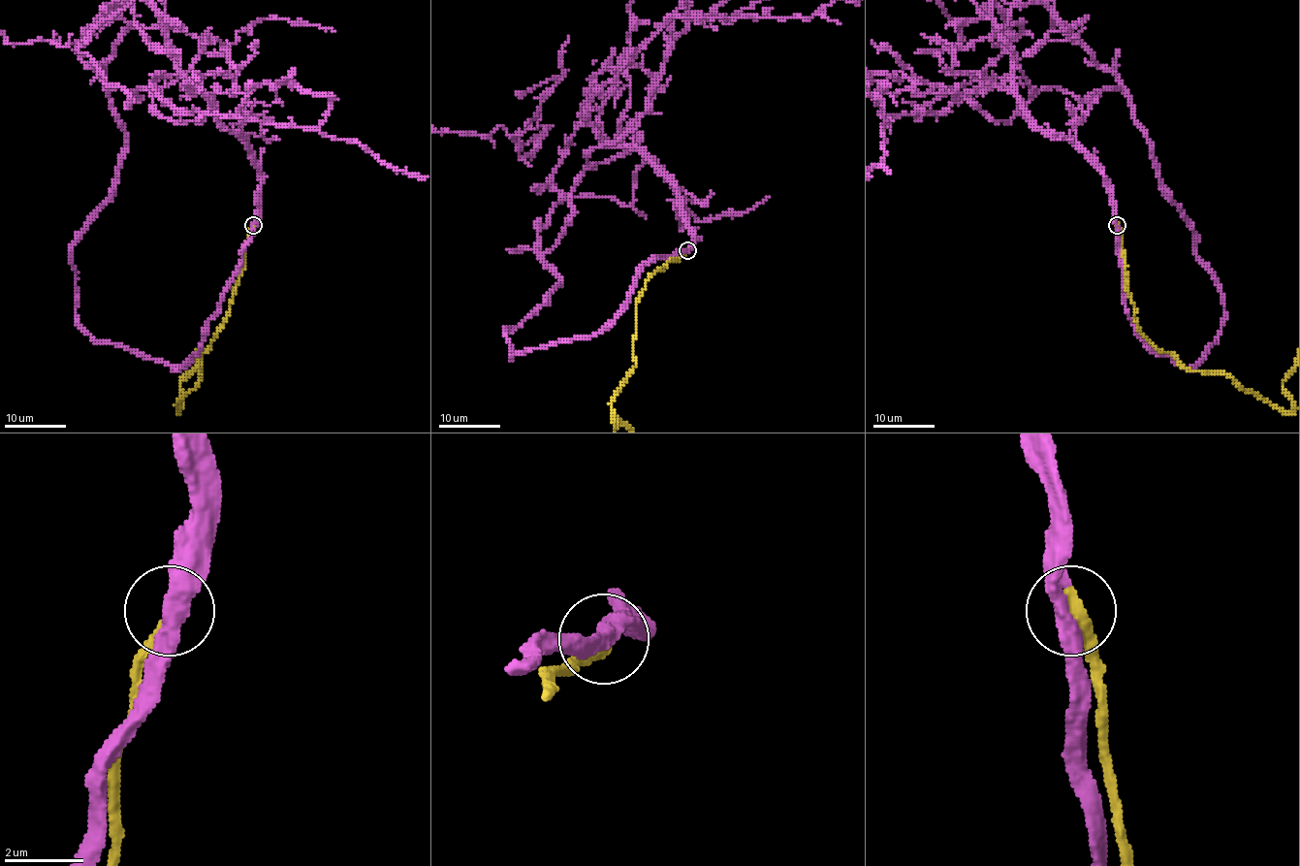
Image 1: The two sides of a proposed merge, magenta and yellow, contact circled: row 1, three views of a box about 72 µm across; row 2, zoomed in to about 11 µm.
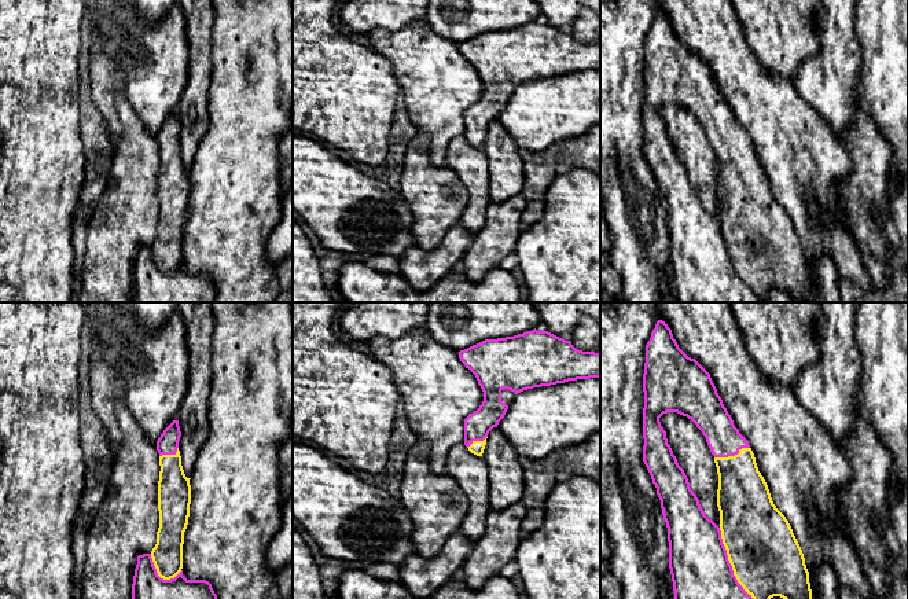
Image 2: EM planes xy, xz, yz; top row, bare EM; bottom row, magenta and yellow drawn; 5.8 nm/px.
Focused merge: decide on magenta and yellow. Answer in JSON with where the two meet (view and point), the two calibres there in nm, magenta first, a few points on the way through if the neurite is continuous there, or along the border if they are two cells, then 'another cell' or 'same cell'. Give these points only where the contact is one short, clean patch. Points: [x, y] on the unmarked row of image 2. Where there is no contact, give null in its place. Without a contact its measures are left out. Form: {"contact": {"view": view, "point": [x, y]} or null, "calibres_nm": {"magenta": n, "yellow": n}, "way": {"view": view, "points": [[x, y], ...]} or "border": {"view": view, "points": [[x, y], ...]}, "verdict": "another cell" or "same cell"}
{"contact": {"view": "yz", "point": [731, 261]}, "calibres_nm": {"magenta": 420, "yellow": 420}, "verdict": "same cell"}

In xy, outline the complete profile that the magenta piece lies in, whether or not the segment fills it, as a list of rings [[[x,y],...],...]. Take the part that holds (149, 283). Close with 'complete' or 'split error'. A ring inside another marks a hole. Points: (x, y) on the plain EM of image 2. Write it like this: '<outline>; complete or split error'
[[[173,113],[157,133],[159,146],[158,203],[159,220],[157,236],[150,246],[137,249],[132,276],[130,302],[213,302],[217,295],[212,276],[206,272],[187,272],[183,268],[183,236],[188,217],[191,177],[181,158],[179,113]]]; split error

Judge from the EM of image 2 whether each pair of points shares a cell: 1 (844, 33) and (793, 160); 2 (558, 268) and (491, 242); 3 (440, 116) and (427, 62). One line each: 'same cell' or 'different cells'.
1: different cells
2: different cells
3: same cell

